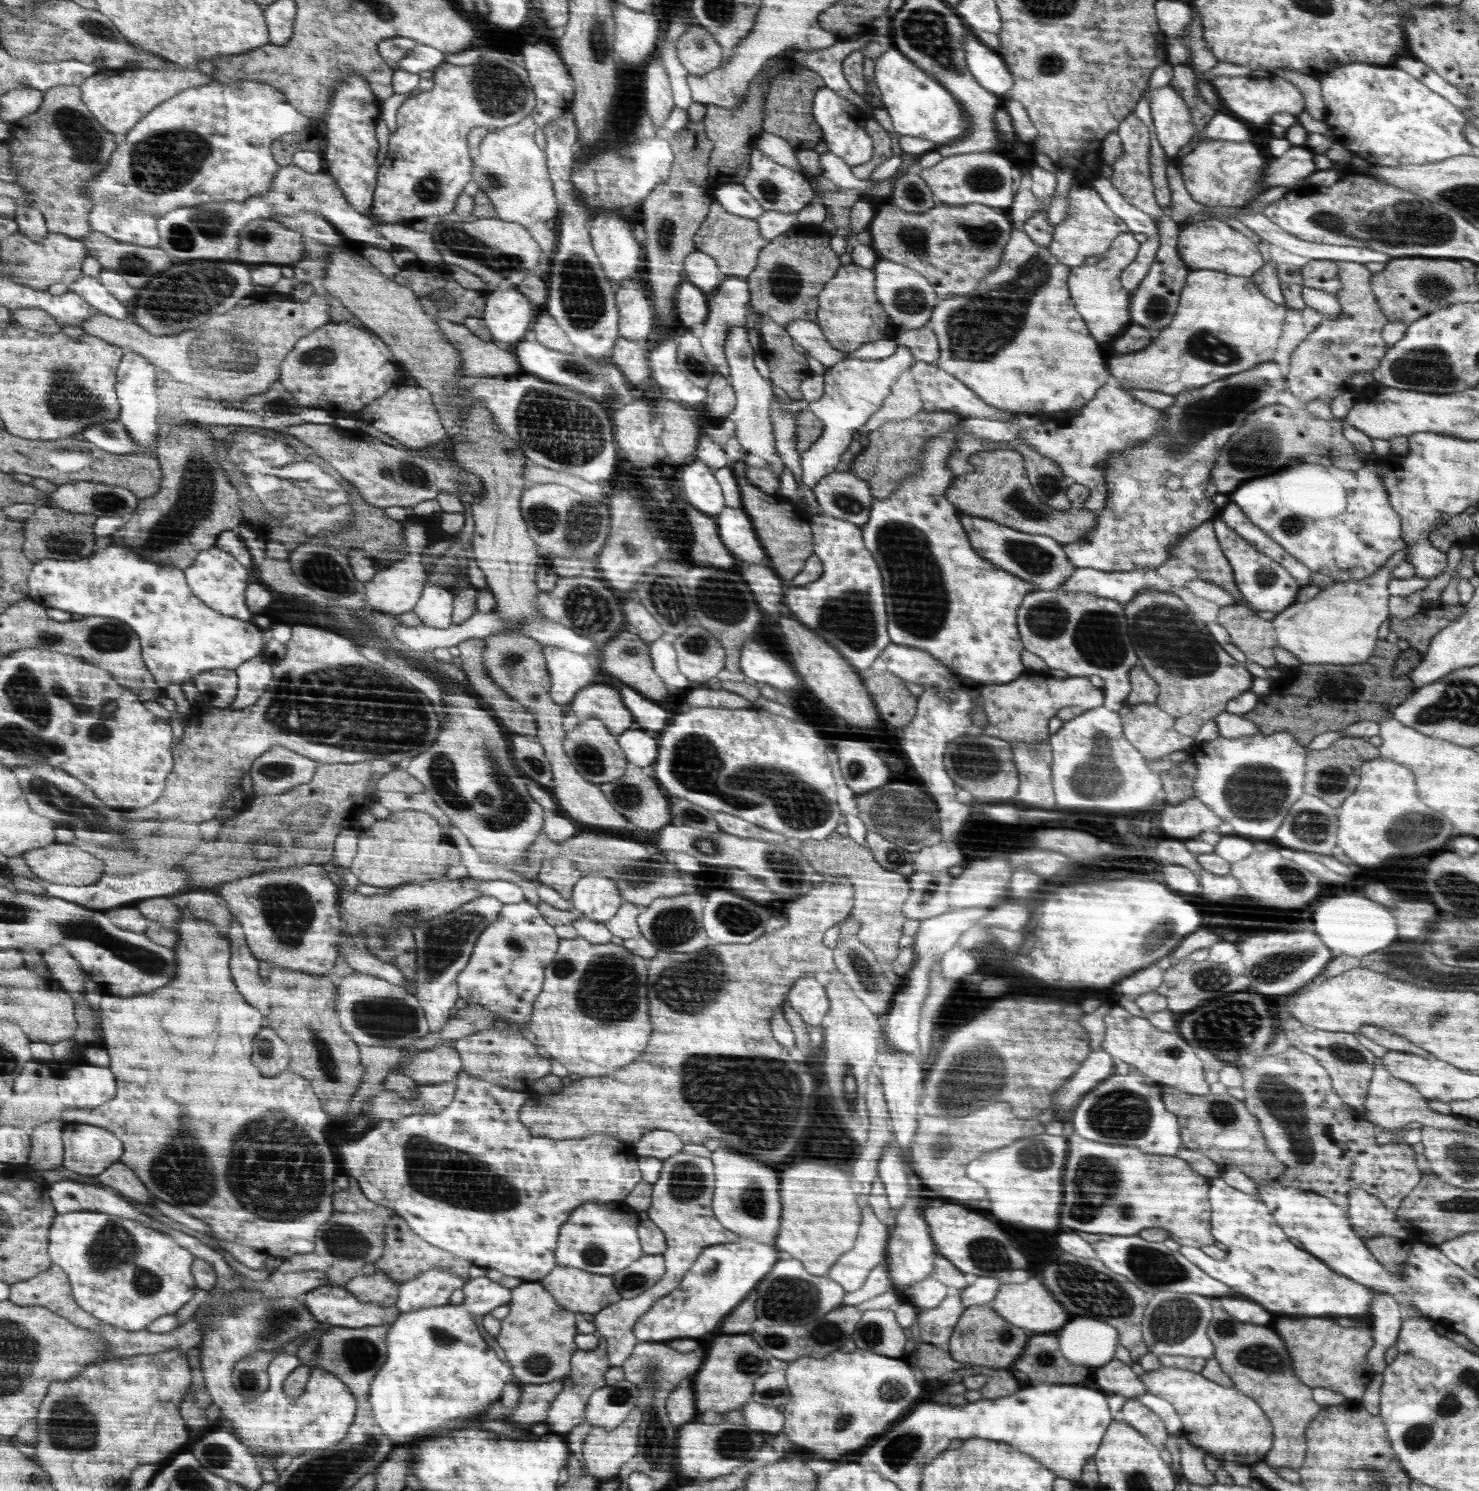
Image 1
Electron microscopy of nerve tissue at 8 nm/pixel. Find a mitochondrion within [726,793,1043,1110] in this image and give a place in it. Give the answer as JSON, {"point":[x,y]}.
{"point":[859,963]}

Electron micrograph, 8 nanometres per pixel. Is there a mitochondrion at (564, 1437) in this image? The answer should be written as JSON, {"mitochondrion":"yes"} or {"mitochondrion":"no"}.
{"mitochondrion":"no"}

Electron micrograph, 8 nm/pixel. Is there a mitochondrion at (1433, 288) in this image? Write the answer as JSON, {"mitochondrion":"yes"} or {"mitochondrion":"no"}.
{"mitochondrion":"yes"}

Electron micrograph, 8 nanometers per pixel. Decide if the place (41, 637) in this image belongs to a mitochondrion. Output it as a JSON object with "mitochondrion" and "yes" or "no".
{"mitochondrion":"yes"}

